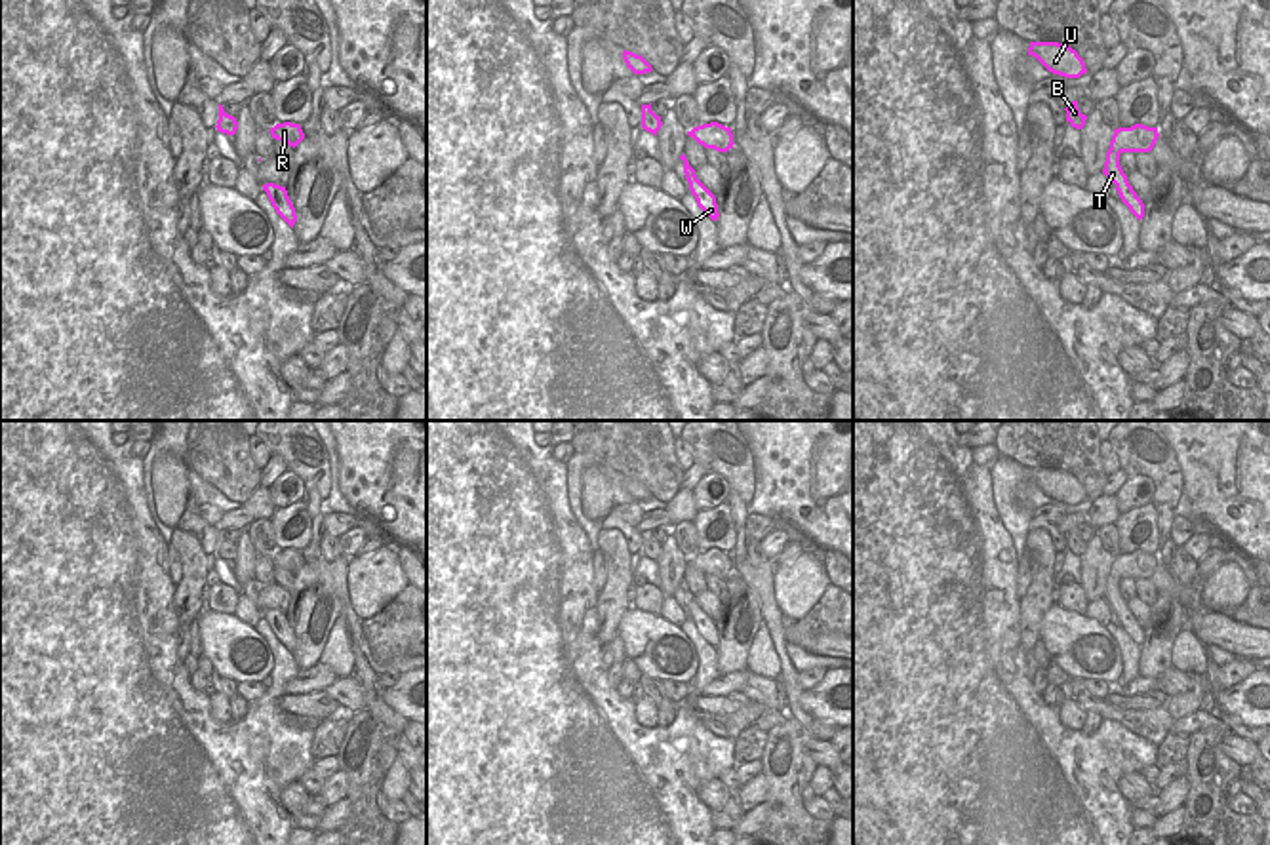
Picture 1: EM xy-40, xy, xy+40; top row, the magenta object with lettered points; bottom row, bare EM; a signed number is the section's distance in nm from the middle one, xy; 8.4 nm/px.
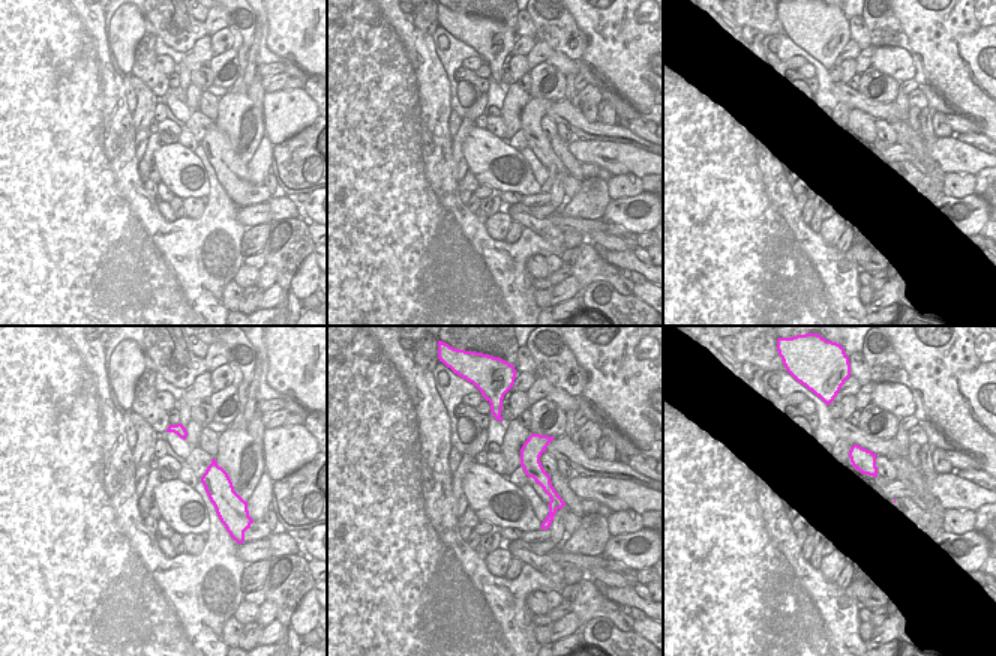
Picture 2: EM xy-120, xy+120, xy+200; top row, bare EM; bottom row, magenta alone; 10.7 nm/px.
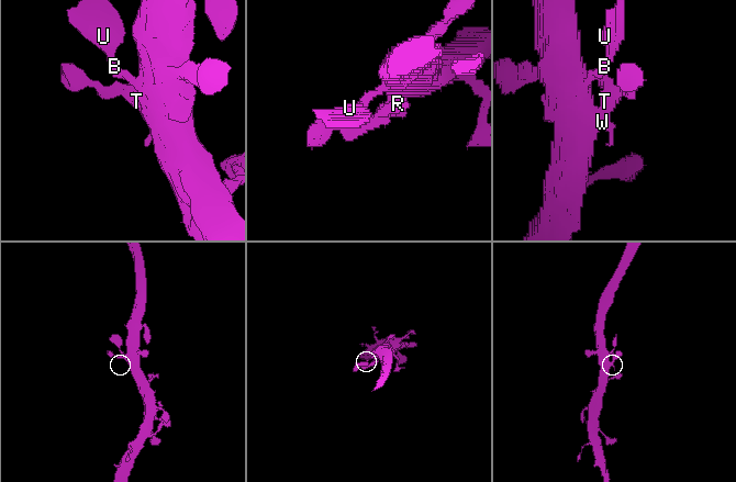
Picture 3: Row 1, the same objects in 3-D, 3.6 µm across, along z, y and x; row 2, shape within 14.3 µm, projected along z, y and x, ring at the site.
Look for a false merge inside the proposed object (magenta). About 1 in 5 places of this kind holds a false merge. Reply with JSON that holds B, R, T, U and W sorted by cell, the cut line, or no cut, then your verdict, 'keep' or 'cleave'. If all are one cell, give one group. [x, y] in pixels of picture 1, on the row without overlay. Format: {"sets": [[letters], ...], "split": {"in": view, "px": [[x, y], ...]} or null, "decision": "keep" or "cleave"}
{"sets": [["B", "R", "T", "U", "W"]], "split": null, "decision": "keep"}

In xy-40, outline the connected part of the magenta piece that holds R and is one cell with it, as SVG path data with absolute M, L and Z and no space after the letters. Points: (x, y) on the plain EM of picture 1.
M291 548L276 550L270 554L270 561L272 565L284 567L293 575L305 565L301 552Z

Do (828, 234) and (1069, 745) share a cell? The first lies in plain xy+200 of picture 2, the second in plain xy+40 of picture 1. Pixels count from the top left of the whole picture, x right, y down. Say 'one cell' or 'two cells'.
two cells

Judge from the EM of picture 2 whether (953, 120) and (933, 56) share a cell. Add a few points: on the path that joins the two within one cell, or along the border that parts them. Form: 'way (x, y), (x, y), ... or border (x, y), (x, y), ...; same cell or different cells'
border (956, 113), (966, 117), (975, 131); different cells

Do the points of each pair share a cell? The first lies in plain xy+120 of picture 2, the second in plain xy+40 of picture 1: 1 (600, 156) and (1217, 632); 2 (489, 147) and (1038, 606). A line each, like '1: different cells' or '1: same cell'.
1: same cell
2: different cells

